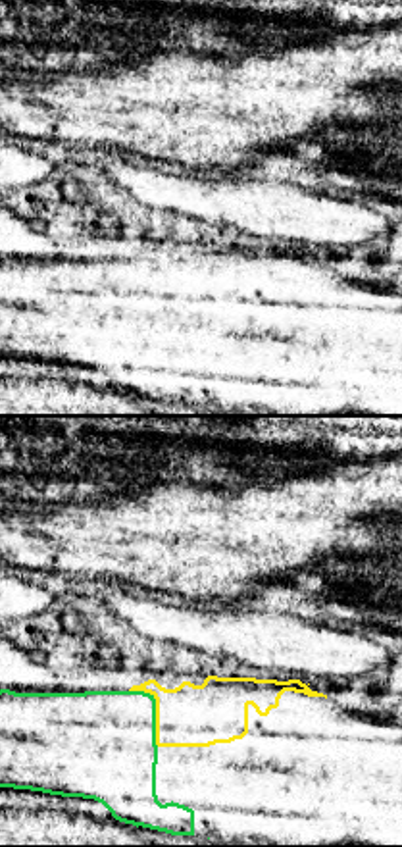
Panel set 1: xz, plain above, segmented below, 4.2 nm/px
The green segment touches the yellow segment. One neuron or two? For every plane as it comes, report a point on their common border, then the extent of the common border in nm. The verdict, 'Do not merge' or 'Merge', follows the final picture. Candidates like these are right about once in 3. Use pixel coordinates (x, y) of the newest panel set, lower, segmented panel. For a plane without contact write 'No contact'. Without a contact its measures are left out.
Touches green at (154, 711). Shared border 260 nm

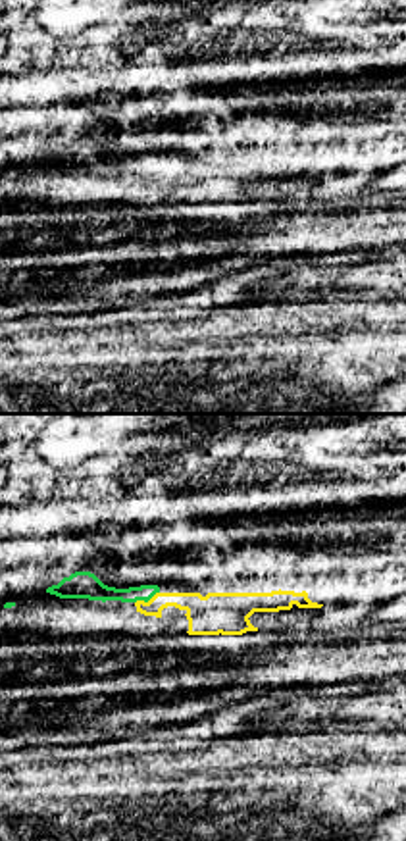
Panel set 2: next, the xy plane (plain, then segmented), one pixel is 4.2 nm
Touches green at (147, 601). Shared border 120 nm

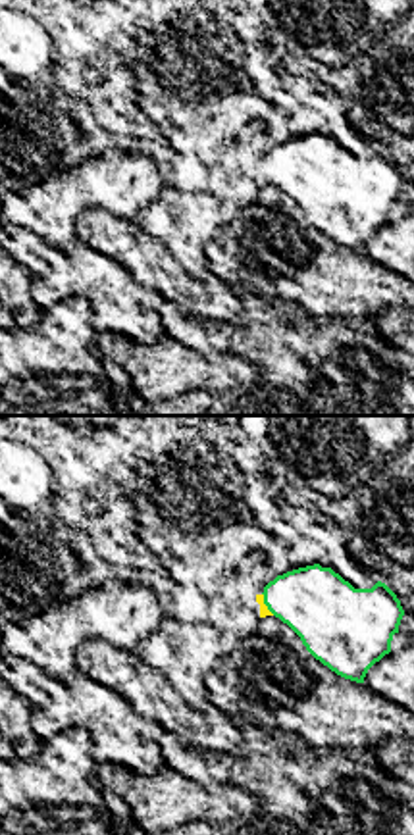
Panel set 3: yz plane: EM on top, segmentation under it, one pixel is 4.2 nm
Touches green at (264, 603). Shared border 110 nm

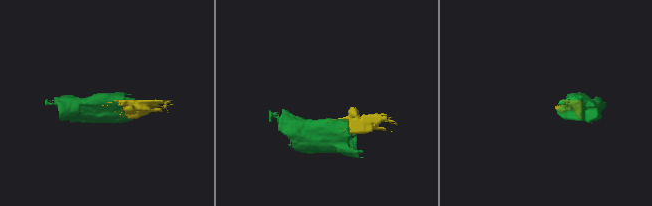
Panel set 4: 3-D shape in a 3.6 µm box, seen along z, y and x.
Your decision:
Merge

